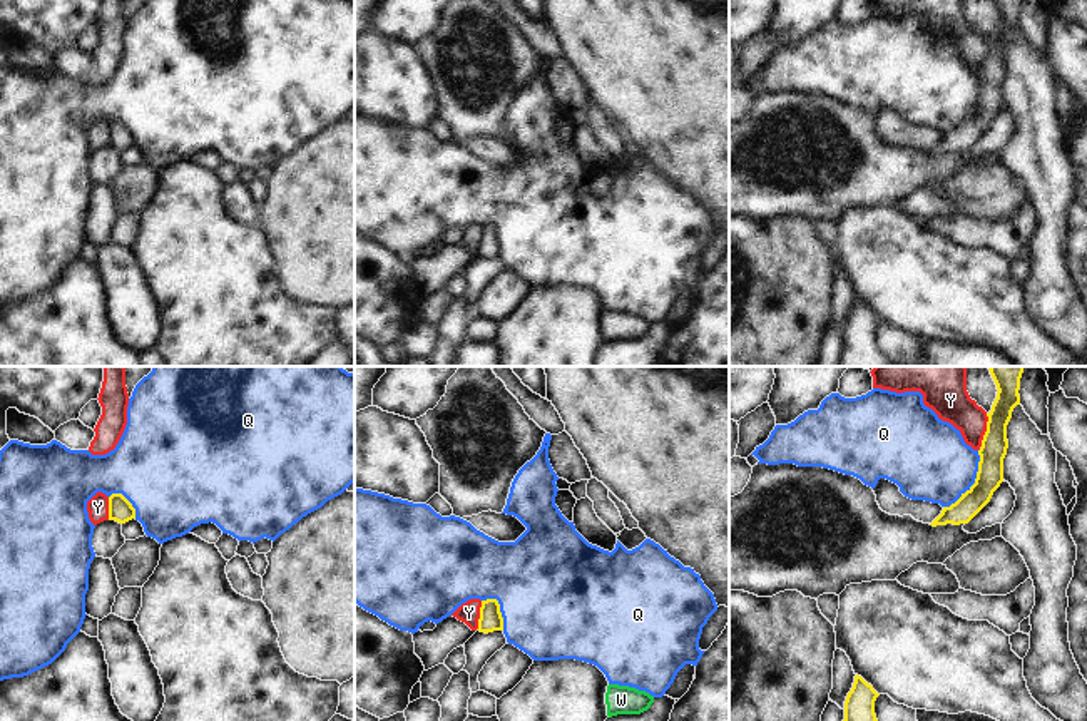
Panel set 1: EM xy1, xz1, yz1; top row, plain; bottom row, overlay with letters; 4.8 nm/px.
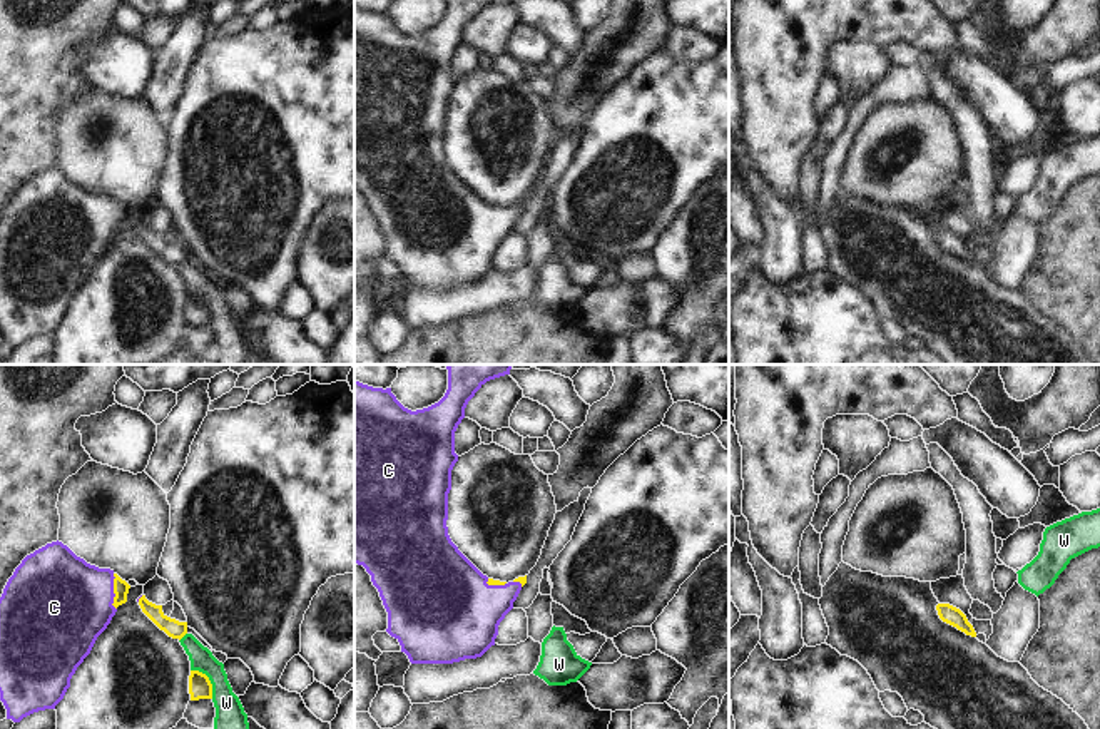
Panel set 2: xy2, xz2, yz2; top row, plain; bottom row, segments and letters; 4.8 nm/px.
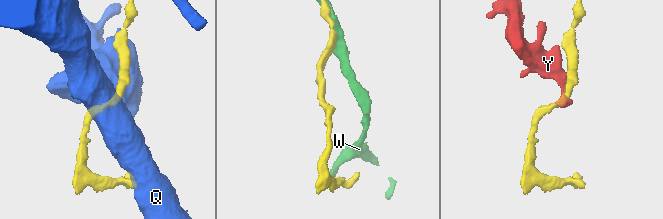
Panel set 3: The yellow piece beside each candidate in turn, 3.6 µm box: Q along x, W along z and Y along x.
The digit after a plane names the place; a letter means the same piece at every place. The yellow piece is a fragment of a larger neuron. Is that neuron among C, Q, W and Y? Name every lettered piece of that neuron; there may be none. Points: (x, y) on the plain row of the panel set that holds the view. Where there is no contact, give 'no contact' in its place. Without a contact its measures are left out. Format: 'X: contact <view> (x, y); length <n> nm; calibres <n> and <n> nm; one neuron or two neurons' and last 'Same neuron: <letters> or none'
C: contact xy2 (114, 218); length 180 nm; calibres 80 and 460 nm; one neuron
Q: contact yz1 (975, 107); length 320 nm; calibres 130 and 380 nm; two neurons
W: contact xy2 (208, 305); length 180 nm; calibres 110 and 160 nm; two neurons
Y: contact yz1 (985, 57); length 190 nm; calibres 130 and 190 nm; two neurons
Same neuron: C

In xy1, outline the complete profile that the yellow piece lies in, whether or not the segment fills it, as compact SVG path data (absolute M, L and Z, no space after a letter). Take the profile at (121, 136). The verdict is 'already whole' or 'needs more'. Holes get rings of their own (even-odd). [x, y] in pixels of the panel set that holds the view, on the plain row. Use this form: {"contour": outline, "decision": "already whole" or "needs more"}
{"contour": "M112 119L109 122L109 146L125 149L135 144L135 134L122 119Z", "decision": "already whole"}

